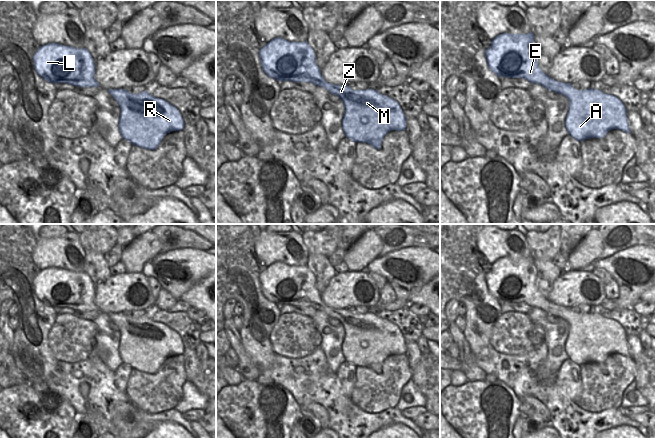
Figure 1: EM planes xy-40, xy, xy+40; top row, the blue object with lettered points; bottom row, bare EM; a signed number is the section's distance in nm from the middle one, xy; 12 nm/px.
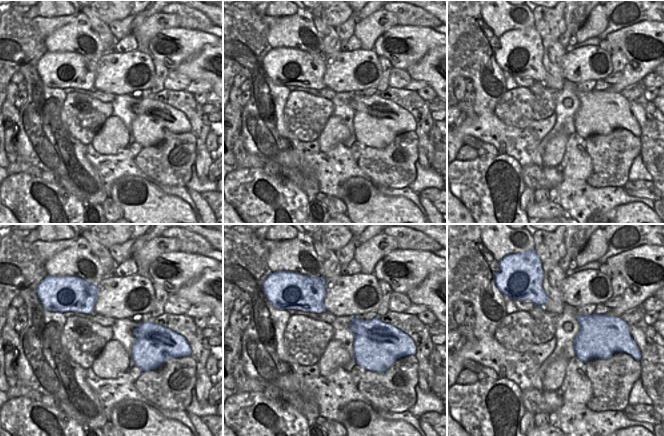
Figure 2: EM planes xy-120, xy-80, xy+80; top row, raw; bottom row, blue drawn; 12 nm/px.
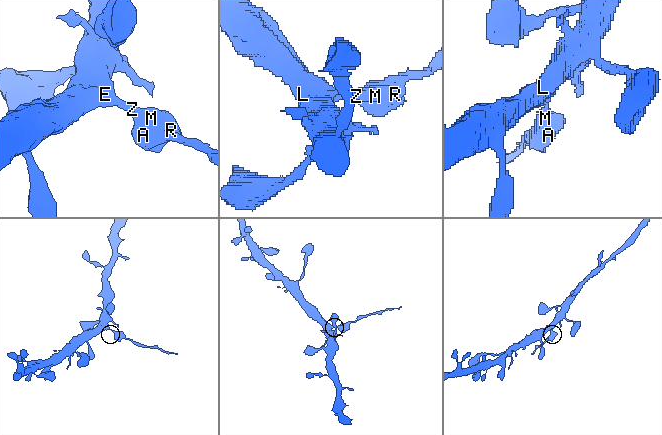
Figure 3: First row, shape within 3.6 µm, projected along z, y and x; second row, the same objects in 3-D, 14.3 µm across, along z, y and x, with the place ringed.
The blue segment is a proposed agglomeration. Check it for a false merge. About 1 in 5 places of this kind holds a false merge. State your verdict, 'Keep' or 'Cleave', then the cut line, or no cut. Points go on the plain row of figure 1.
Cleave. Split along xy+40 (560, 306), (553, 314).

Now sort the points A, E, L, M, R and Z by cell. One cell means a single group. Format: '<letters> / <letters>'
A M R Z / E L

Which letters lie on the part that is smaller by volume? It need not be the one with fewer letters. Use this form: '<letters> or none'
A, M, R, Z

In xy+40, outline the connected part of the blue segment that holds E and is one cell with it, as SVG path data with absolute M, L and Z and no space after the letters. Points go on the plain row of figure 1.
M502 257L491 265L491 270L485 274L485 281L489 293L498 301L524 302L529 306L542 309L549 315L554 315L559 310L559 305L550 302L538 290L537 270L534 258L509 258Z

